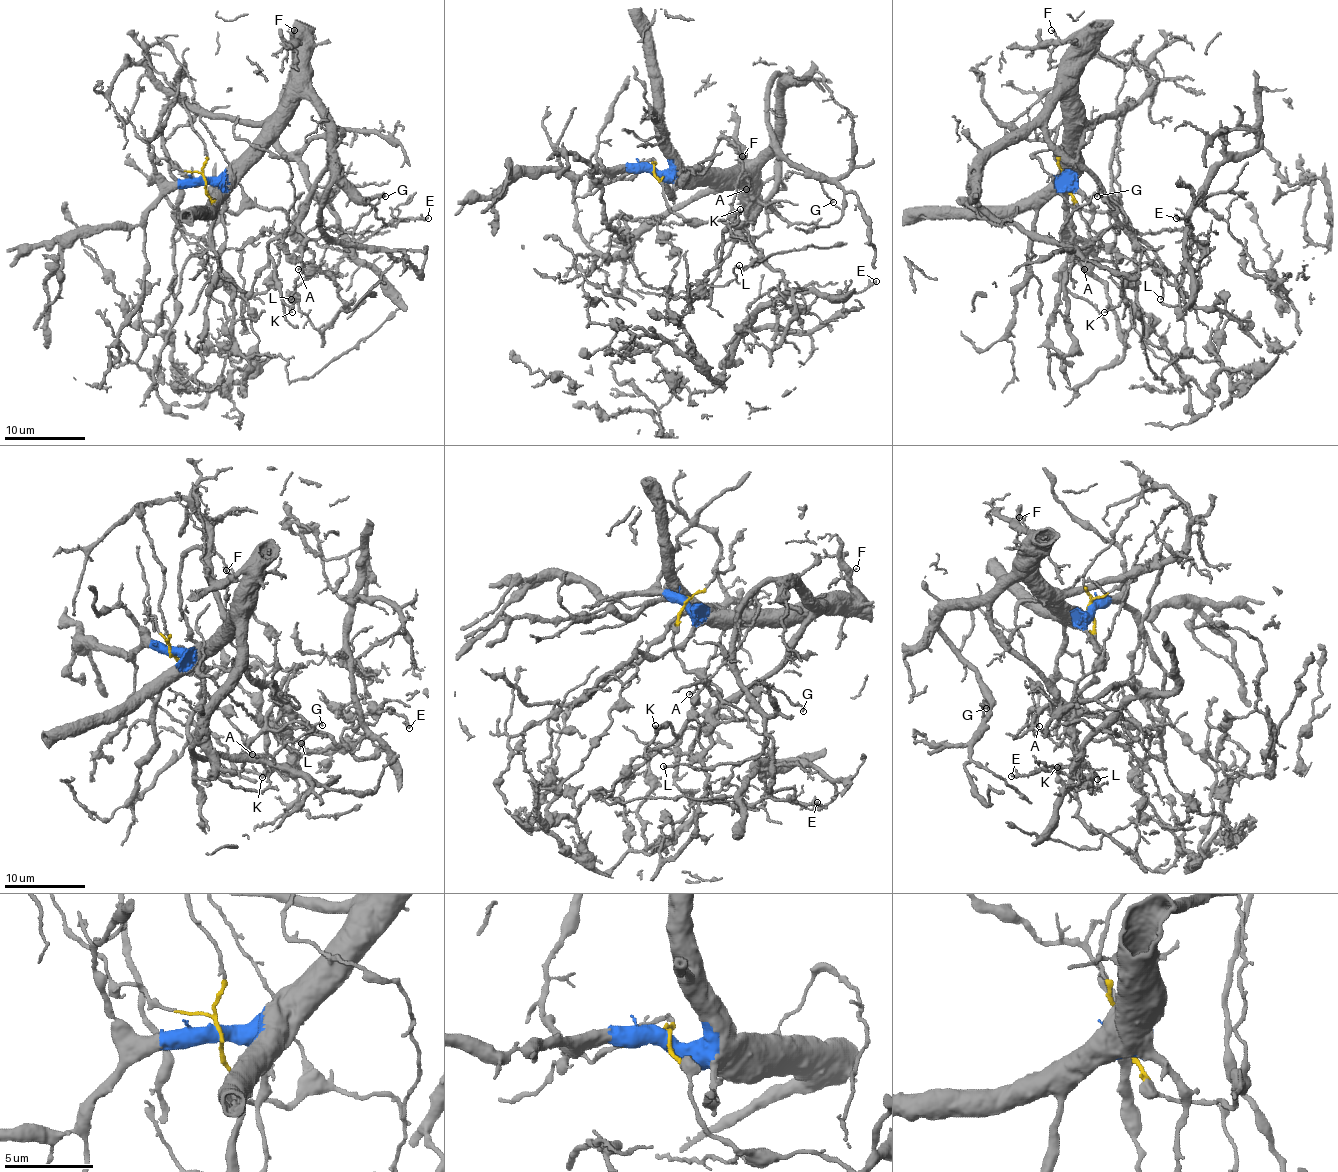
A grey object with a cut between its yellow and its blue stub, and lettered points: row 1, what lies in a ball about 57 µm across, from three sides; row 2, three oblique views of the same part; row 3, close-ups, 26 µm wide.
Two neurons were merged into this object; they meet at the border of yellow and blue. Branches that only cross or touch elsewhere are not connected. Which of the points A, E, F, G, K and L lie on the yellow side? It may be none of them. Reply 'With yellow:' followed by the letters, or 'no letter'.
With yellow: E, L

